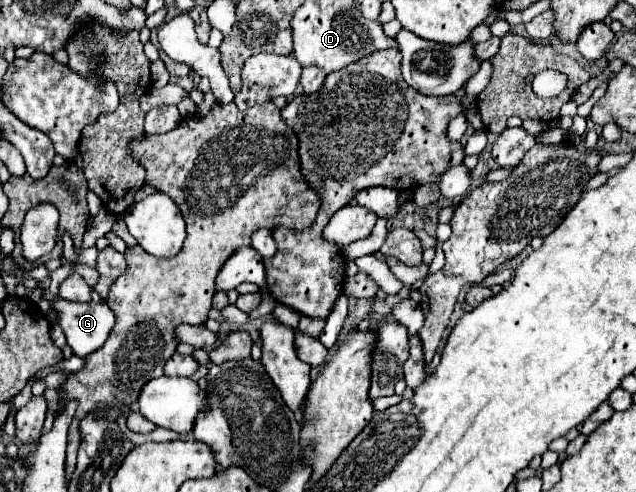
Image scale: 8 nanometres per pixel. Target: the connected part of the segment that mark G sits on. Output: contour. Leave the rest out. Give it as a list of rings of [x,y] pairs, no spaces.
[[[57,299],[53,307],[57,309],[57,323],[77,357],[87,357],[97,351],[115,325],[115,315],[103,301],[71,303]]]

